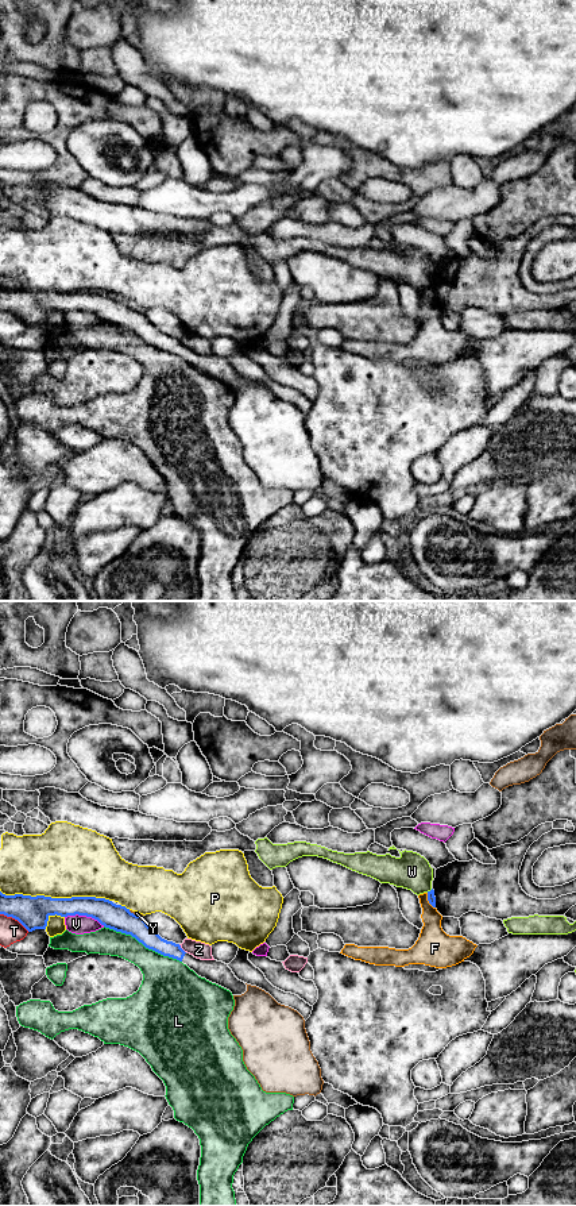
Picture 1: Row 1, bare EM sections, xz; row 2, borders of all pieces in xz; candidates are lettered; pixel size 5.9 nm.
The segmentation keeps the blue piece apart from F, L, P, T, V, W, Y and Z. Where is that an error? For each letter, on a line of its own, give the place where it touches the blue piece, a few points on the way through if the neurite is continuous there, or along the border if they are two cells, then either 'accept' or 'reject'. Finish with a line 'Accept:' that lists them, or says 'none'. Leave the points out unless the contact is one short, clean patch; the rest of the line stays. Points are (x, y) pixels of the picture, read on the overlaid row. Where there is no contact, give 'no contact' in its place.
F: meets blue in xz at (428, 900); border along xz (426, 893), (426, 900), (435, 908); reject
L: meets blue in xz at (143, 944); reject
P: meets blue in xz at (55, 898); reject
T: meets blue in xz at (15, 919); reject
V: meets blue in xz at (85, 914); reject
W: meets blue in xz at (430, 890); reject
Y: meets blue in xz at (135, 914); reject
Z: meets blue in xz at (181, 948); border along xz (178, 944), (185, 952); reject
Accept: none

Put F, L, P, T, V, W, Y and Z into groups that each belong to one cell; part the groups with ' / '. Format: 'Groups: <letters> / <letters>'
Groups: F / L / P / T / V / W Z / Y

